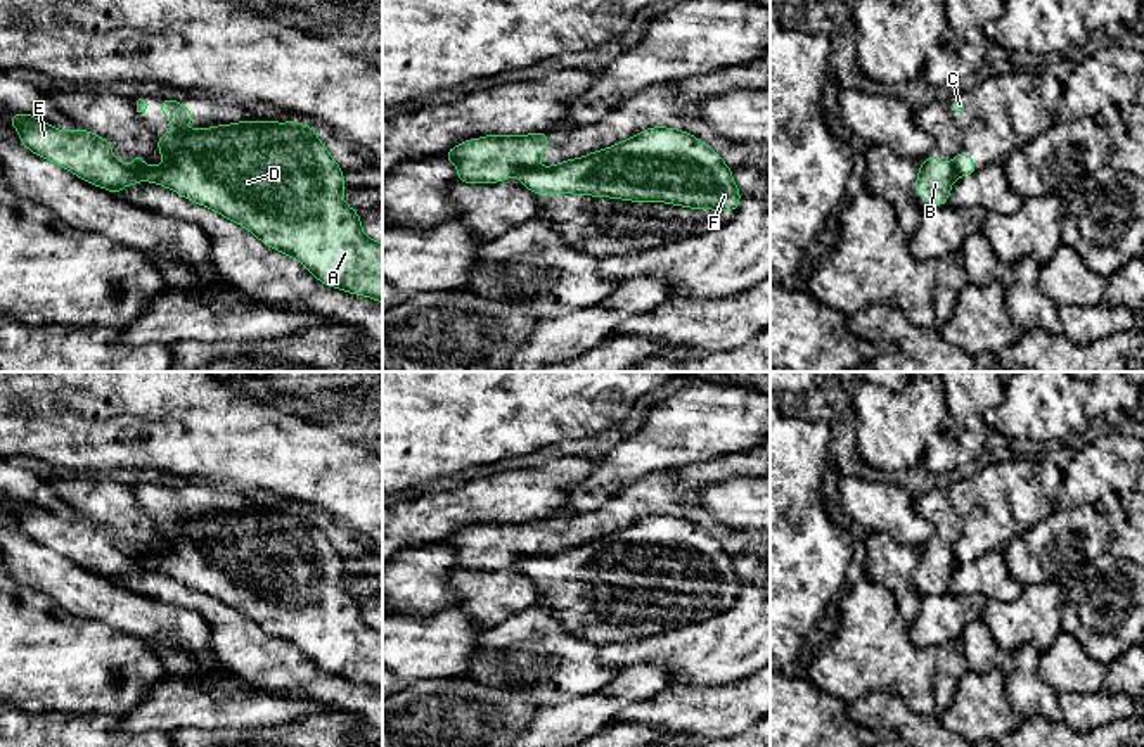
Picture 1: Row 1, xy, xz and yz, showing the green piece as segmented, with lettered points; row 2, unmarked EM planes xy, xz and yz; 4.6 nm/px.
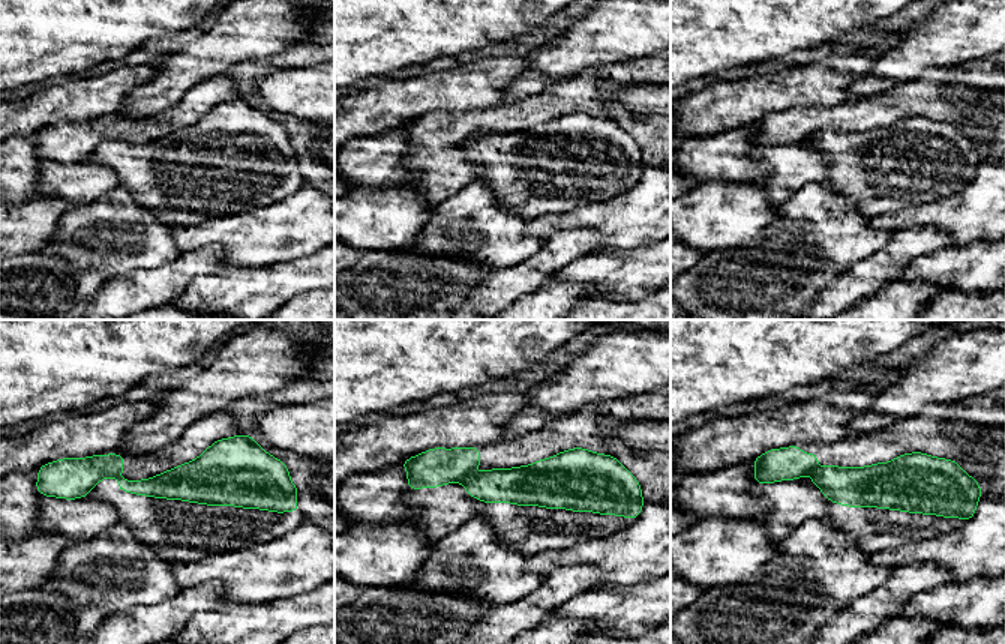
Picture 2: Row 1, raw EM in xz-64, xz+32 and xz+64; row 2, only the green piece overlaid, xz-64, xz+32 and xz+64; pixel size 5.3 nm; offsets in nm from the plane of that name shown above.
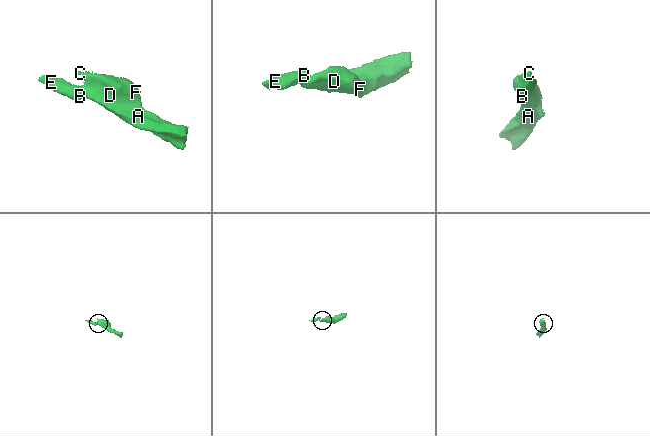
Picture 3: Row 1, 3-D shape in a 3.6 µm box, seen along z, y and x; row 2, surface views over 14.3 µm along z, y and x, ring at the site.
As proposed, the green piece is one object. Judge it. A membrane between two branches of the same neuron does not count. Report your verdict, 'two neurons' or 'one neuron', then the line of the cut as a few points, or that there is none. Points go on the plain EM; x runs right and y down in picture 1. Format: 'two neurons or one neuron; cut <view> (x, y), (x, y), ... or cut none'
two neurons; cut xz (537, 552), (516, 561)

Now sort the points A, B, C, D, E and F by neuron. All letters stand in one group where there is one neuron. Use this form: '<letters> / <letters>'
A C D F / B E

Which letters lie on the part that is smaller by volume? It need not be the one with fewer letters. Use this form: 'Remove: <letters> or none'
Remove: B, E

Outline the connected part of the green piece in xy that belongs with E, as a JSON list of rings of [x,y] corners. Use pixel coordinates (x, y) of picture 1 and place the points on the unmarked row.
[[[19,500],[12,501],[10,512],[31,540],[92,572],[119,581],[123,574],[145,567],[138,555],[130,555],[114,545],[109,527],[88,517],[62,519],[31,501]]]

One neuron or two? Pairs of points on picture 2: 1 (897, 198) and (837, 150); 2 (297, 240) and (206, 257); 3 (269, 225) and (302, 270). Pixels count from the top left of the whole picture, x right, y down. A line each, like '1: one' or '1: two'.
1: one
2: two
3: two

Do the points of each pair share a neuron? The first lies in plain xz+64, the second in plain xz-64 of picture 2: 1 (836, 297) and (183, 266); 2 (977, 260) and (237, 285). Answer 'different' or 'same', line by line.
1: same
2: same

